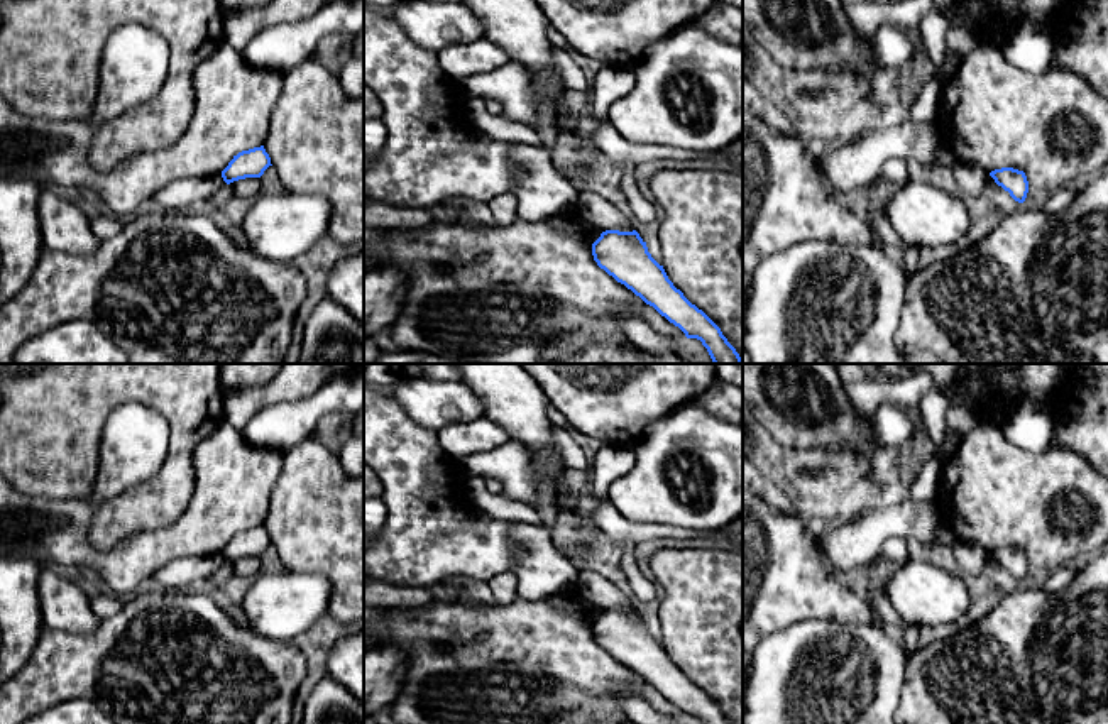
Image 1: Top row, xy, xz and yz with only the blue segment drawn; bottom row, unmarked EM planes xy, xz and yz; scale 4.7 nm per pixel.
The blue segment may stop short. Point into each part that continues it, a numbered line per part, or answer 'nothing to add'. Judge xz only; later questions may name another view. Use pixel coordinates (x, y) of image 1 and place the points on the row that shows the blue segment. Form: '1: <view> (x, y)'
nothing to add

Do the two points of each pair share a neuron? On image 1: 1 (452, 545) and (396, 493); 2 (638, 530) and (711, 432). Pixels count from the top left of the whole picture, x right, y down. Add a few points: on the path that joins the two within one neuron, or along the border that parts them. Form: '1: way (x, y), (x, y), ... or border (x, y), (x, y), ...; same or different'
1: way (438, 533), (410, 504); same
2: border (609, 501), (631, 521), (665, 523), (682, 528); different

